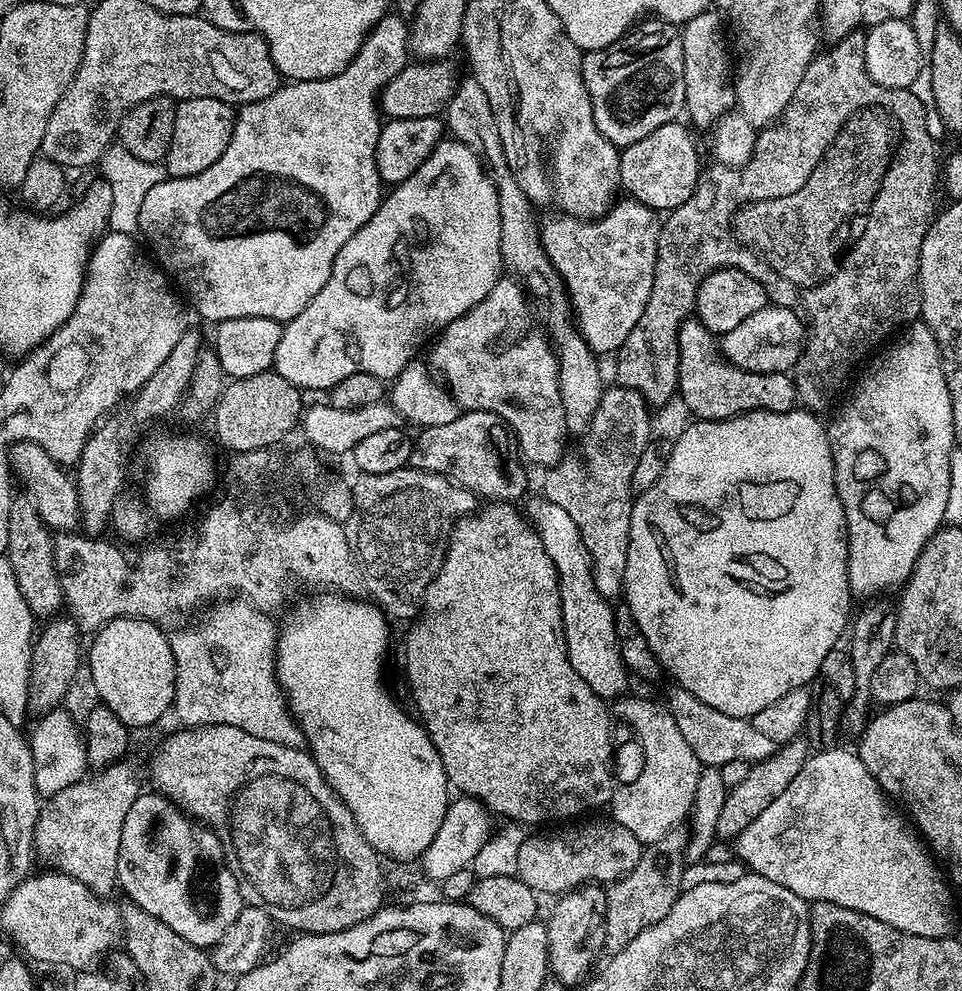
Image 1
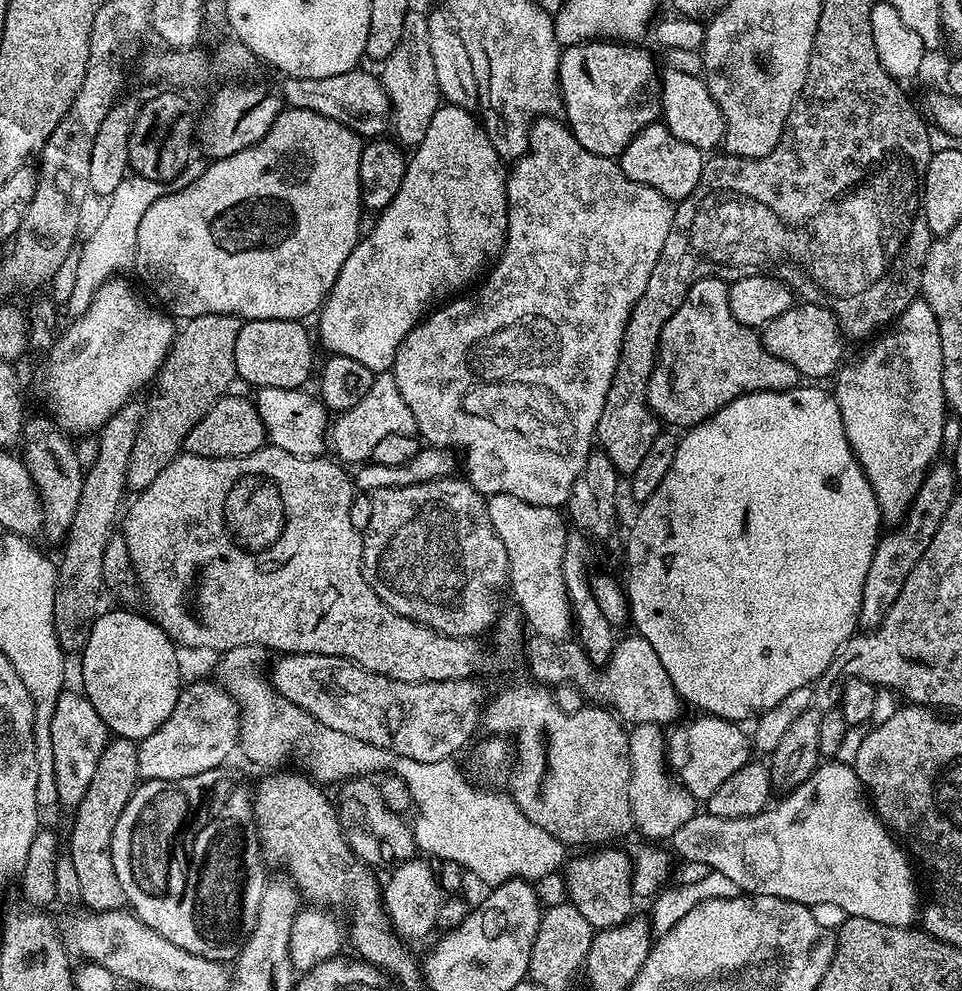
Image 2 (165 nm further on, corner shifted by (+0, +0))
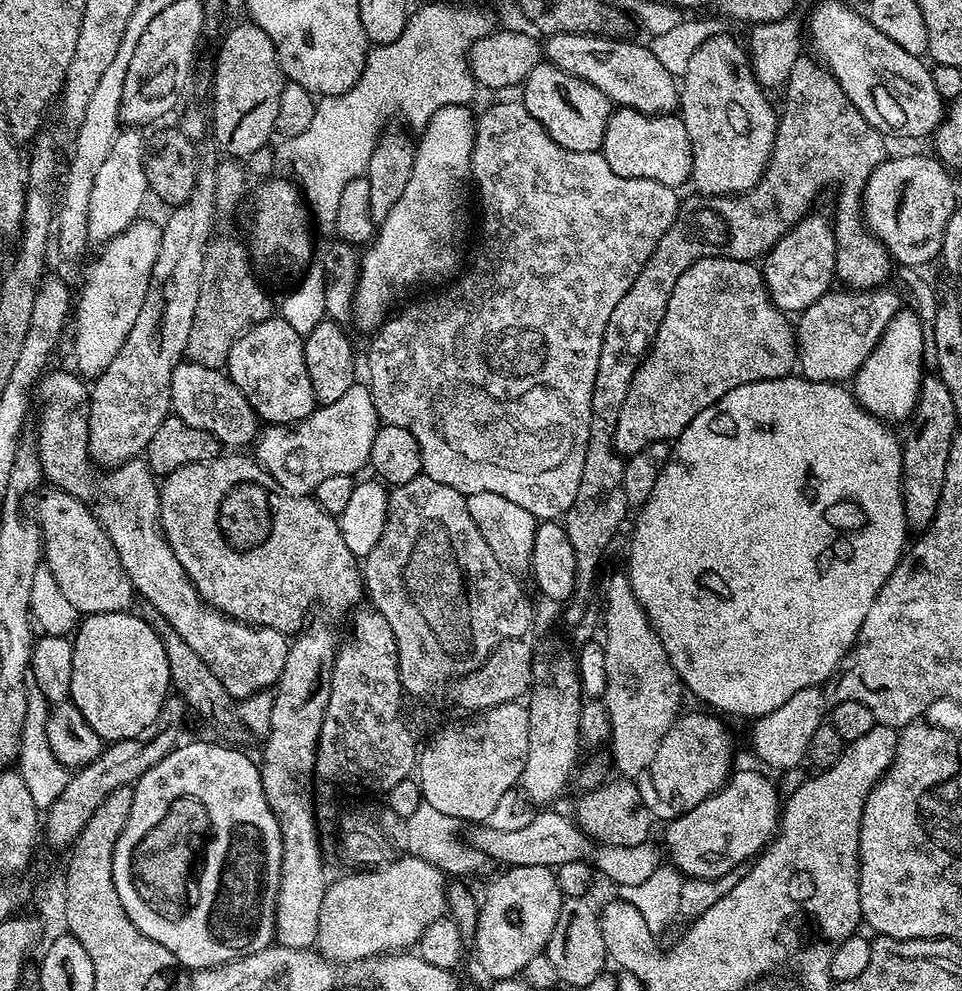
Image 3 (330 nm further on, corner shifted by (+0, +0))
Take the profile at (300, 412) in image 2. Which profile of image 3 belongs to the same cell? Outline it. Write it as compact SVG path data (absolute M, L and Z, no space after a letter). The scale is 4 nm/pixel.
M181 362L177 364L172 375L172 407L171 411L186 426L194 426L194 430L206 430L214 434L221 445L232 450L240 450L243 444L251 445L258 435L258 417L252 408L248 395L219 368L207 368L201 364Z

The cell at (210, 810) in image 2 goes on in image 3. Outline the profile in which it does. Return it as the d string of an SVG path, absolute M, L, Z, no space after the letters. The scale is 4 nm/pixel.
M192 740L181 743L173 748L158 766L150 766L146 774L136 781L134 787L134 806L130 806L130 818L126 818L126 830L118 838L114 846L114 886L118 886L118 898L122 898L122 906L146 934L146 938L154 938L170 954L174 954L177 965L184 970L199 970L213 968L219 964L225 964L231 960L242 958L246 954L261 952L263 948L273 943L276 935L276 903L278 902L278 890L280 889L280 871L282 870L282 834L280 823L274 814L274 810L266 802L266 794L262 786L260 769L257 761L252 761L244 752L239 752L239 747L229 746L227 743L211 744L208 740Z

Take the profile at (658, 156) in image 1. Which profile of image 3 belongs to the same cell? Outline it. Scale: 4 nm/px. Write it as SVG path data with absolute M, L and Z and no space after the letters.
M617 107L608 119L602 151L610 170L614 170L614 174L622 174L622 178L650 178L677 190L683 189L683 184L687 185L692 178L690 138L686 134L686 126L676 114L649 114L633 108Z

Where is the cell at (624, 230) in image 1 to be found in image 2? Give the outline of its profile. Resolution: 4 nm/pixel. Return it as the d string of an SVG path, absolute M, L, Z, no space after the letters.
M552 116L533 119L528 129L528 150L511 165L507 173L504 189L508 199L508 228L504 231L504 249L491 265L483 281L485 284L473 296L464 294L449 299L443 306L429 311L410 330L410 334L406 334L402 346L398 346L398 354L390 371L394 382L398 382L398 394L406 398L406 406L410 406L410 414L414 414L417 433L433 448L464 448L463 475L485 497L495 492L510 494L534 506L560 510L567 505L574 482L589 467L588 451L594 448L596 427L610 390L610 382L614 378L614 370L618 366L622 334L638 298L642 298L646 290L646 282L650 282L650 274L662 254L662 246L666 246L666 234L670 234L676 209L673 201L658 194L658 190L626 178L613 157L590 154L590 150L586 150L586 146L574 138L567 123L557 120Z

